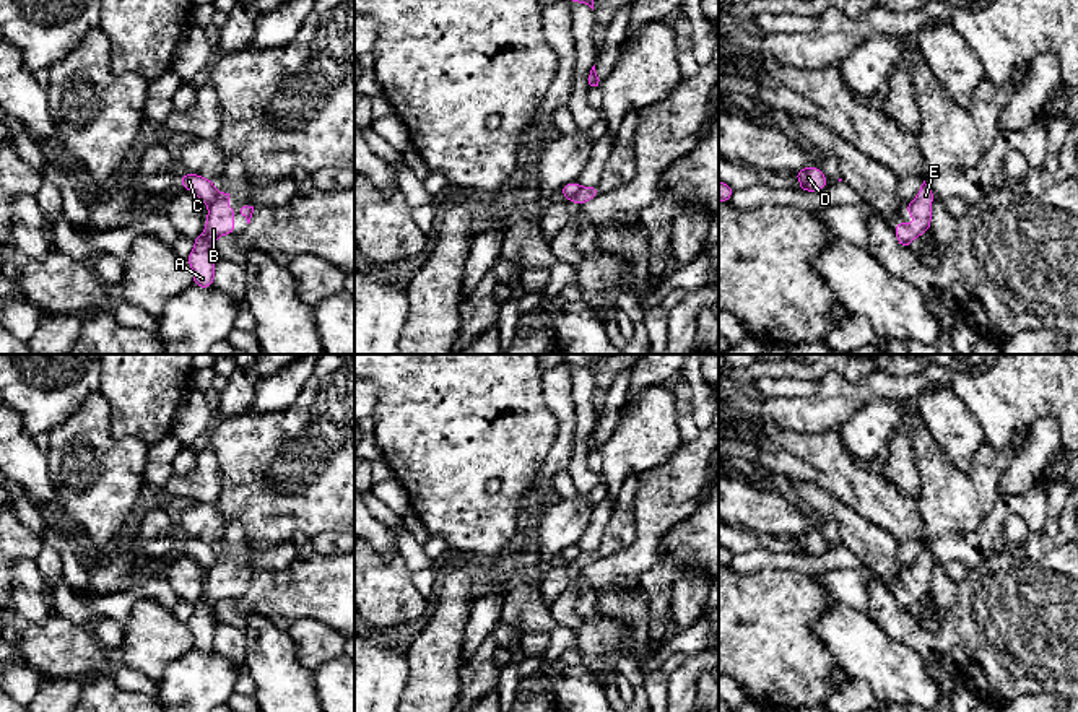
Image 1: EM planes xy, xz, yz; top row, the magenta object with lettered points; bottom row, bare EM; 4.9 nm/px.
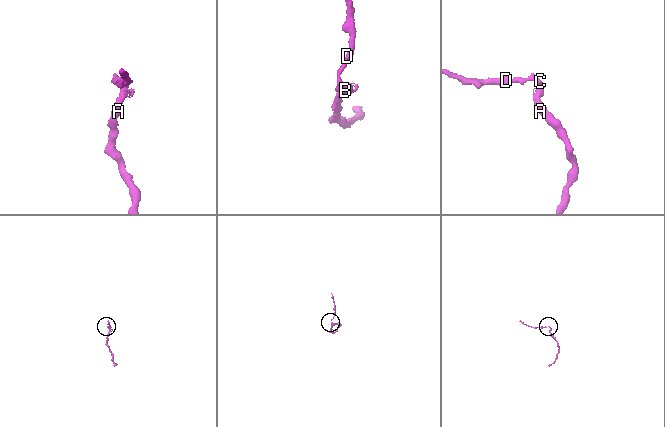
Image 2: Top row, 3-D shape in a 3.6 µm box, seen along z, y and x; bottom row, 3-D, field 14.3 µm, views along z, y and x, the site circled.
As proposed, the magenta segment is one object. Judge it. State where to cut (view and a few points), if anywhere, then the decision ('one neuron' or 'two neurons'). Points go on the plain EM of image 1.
cut xz (581, 551), (573, 564); two neurons

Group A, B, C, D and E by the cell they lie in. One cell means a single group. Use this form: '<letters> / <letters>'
A B E / C D

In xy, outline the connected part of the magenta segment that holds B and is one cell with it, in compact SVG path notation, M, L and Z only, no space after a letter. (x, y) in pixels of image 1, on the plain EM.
M228 554L216 558L215 564L208 567L208 580L205 585L205 597L198 598L193 613L187 621L193 637L193 649L198 652L211 652L215 644L215 606L220 600L237 597L233 590L234 572L224 566L233 564L234 559Z

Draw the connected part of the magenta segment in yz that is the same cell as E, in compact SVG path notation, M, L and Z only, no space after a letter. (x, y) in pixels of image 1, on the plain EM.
M925 548L920 549L920 556L915 562L906 569L907 579L914 580L917 585L912 588L904 588L898 585L894 590L894 598L901 611L909 613L909 608L922 600L925 595L930 595L932 587L932 566L933 566L933 554Z

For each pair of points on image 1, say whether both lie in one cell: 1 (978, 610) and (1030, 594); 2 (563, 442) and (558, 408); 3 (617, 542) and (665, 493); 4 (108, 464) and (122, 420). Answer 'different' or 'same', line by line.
1: same
2: same
3: different
4: different

